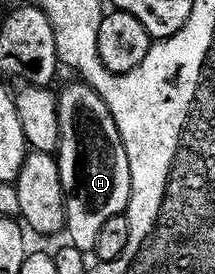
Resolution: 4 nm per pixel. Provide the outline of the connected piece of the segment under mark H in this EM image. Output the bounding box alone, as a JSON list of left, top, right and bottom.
[56,82,130,254]

